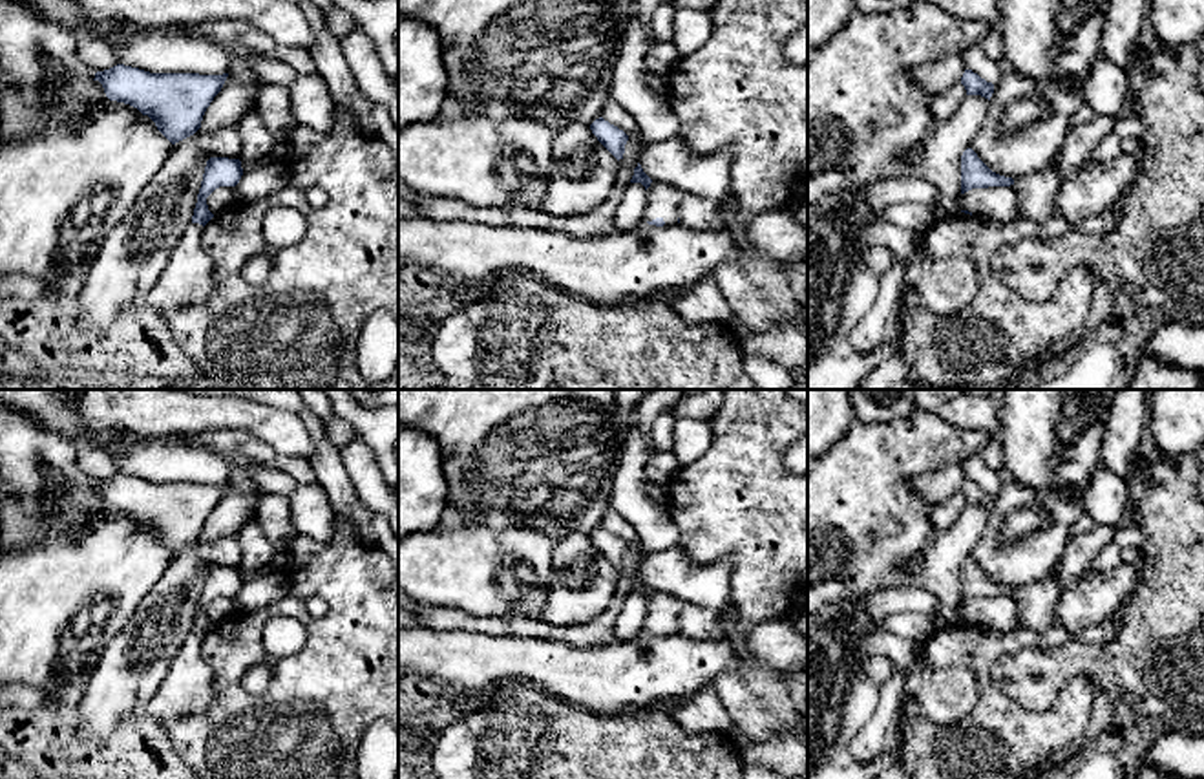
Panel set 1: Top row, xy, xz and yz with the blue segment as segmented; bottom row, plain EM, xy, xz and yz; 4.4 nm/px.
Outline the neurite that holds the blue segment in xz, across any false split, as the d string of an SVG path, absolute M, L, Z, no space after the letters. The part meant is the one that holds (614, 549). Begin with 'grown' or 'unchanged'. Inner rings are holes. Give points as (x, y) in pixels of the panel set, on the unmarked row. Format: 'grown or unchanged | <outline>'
unchanged | M603 527L596 528L590 534L592 543L597 547L597 550L619 571L625 563L625 554L628 550L628 545L619 539L618 536L610 534Z

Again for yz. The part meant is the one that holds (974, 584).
unchanged | M966 558L961 565L961 603L972 598L988 596L1010 596L1012 587L999 585L992 582L972 558Z

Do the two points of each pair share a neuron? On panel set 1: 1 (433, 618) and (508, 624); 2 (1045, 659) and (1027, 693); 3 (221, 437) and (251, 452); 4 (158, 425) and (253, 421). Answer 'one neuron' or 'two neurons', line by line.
1: one neuron
2: one neuron
3: one neuron
4: one neuron

